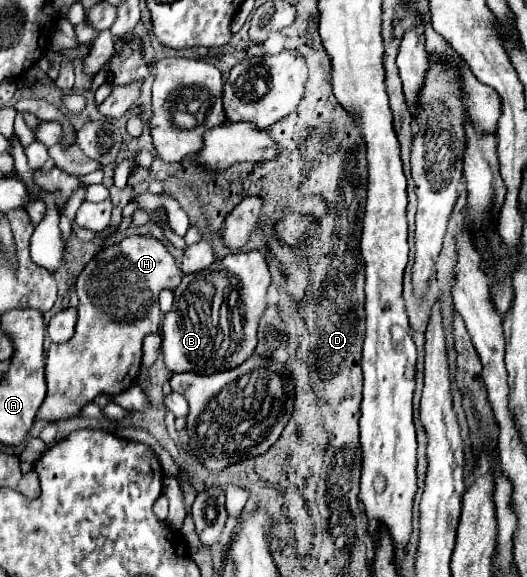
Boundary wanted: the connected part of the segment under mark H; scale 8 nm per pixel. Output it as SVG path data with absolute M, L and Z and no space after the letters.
M133 235L125 237L121 243L107 247L97 253L81 271L77 279L77 297L79 297L79 319L75 335L67 345L49 345L47 351L47 397L37 413L37 419L59 421L73 417L79 409L91 403L97 395L117 395L131 387L141 369L141 345L143 337L157 333L161 325L159 311L159 293L163 289L175 289L181 283L181 269L167 251L167 247L151 235Z

